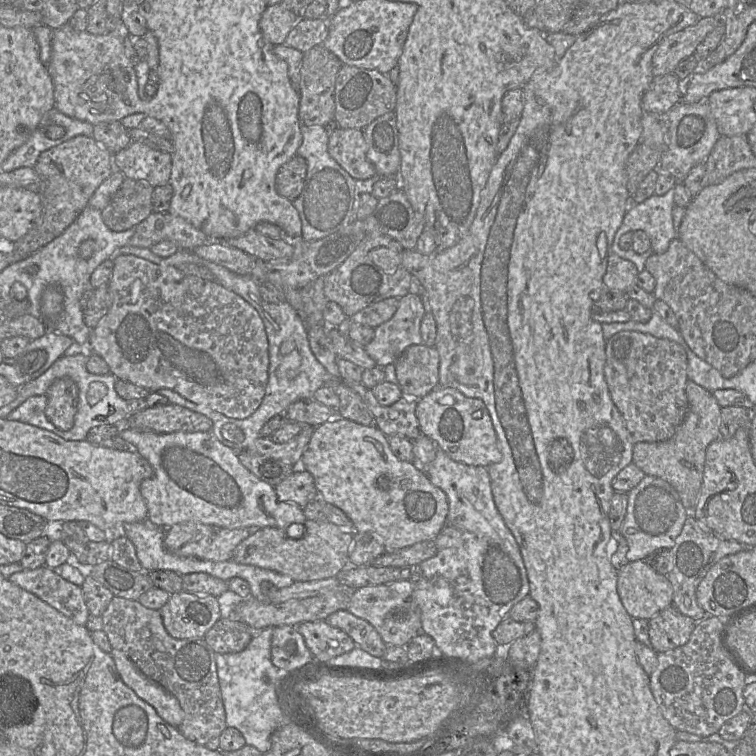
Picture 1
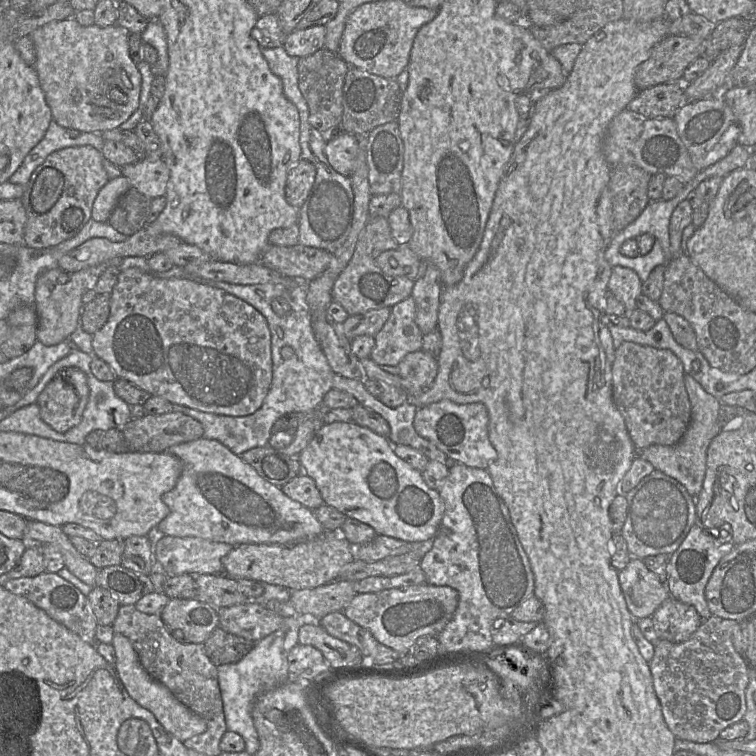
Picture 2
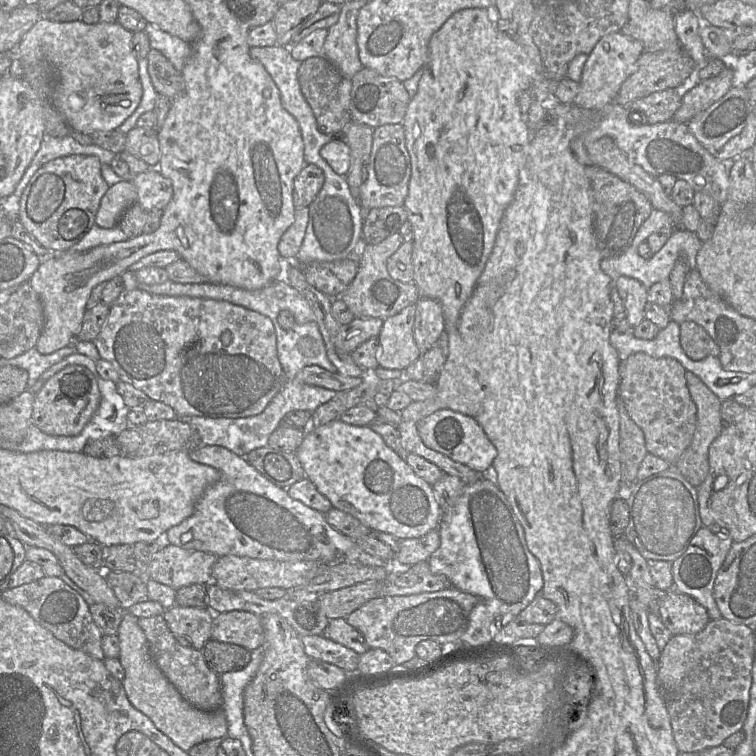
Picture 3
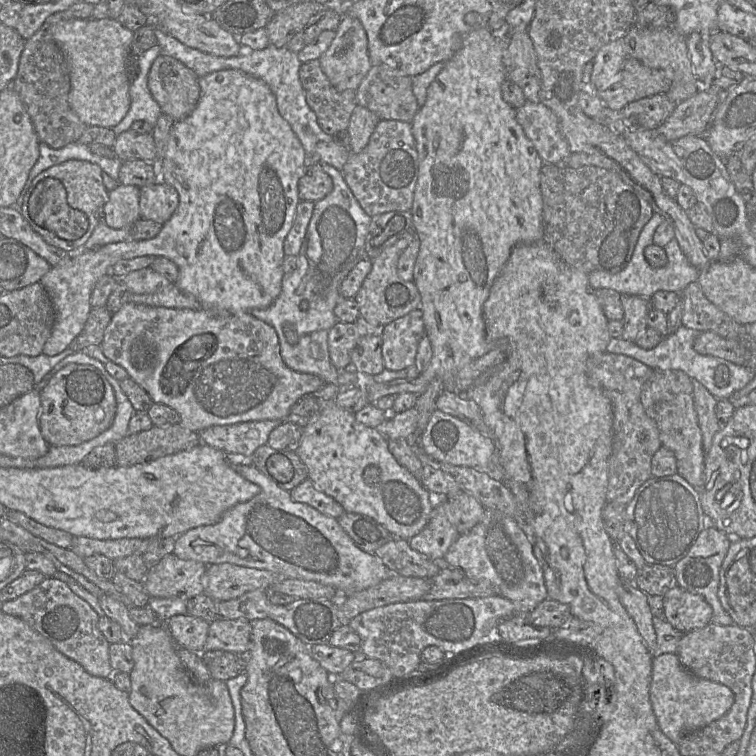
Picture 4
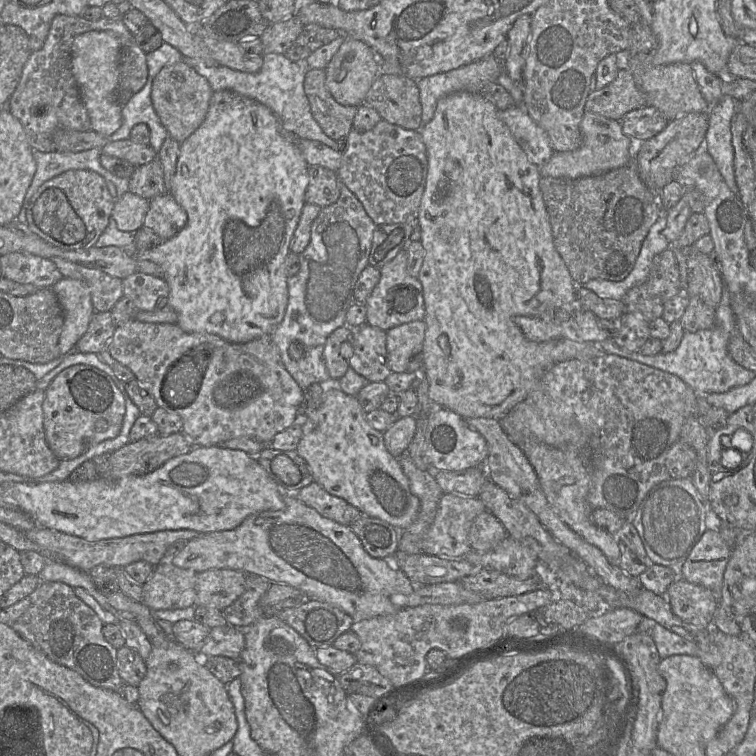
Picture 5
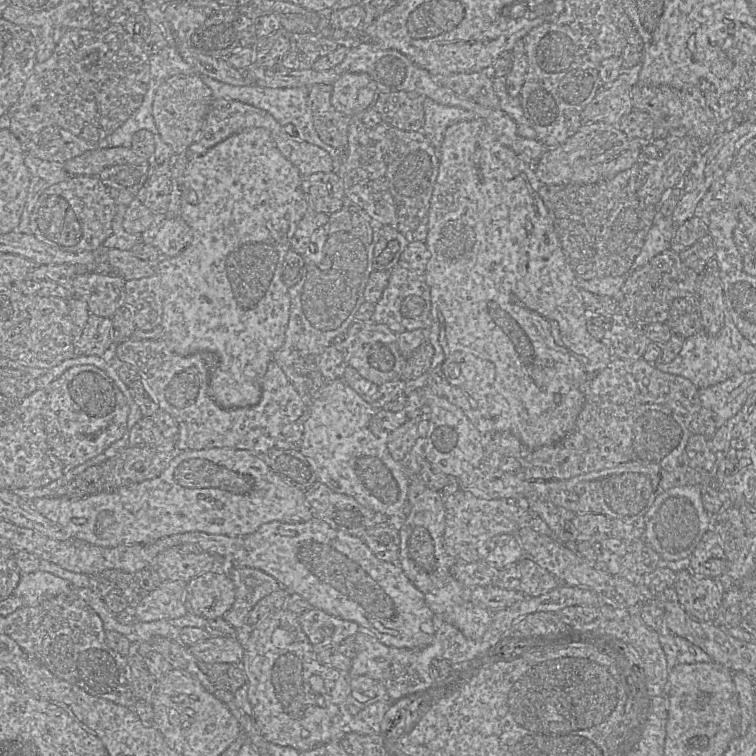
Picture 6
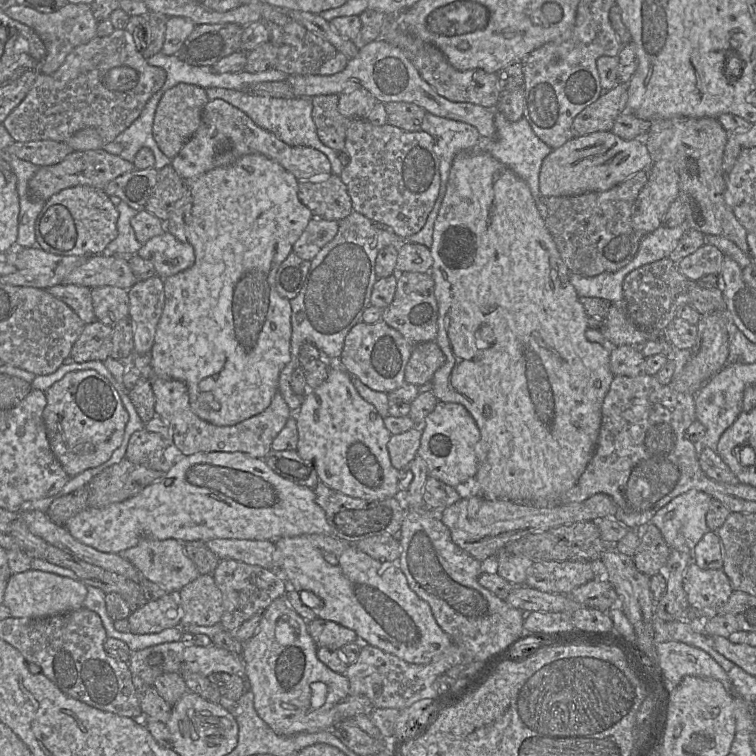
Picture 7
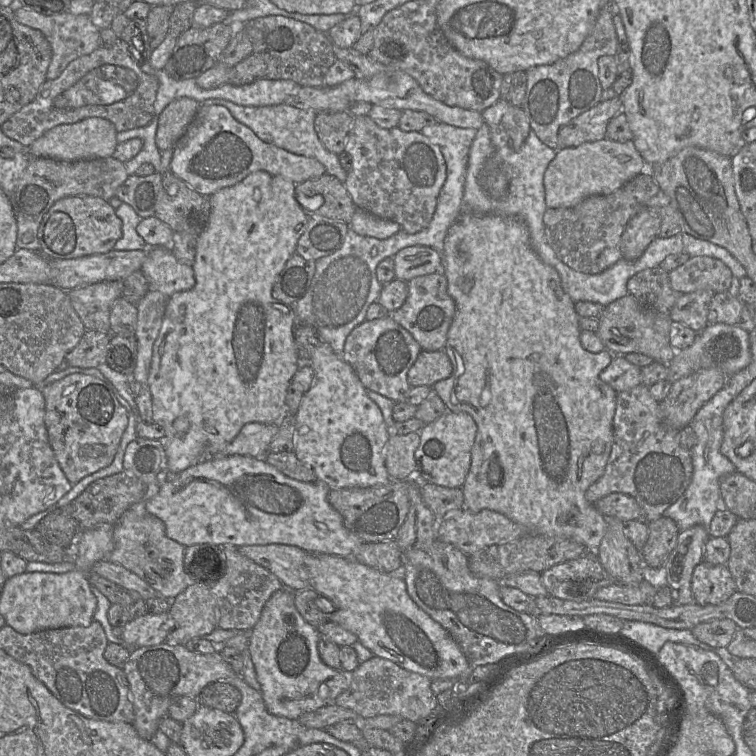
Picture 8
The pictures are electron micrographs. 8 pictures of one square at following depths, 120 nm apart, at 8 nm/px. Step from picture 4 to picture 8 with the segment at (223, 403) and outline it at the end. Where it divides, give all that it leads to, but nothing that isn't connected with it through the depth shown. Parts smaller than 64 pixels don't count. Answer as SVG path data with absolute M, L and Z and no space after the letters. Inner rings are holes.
M251 422L245 424L239 434L226 446L224 455L243 455L263 458L278 432L278 426Z

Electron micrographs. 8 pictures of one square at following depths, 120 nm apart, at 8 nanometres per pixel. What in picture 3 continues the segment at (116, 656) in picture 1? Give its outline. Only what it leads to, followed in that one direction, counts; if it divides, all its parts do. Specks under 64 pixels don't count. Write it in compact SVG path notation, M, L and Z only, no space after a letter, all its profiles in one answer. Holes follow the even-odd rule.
M125 611L117 636L120 643L118 659L125 671L122 685L127 698L137 710L151 719L158 730L185 752L203 741L227 736L227 720L222 708L214 712L194 708L165 677L150 655L147 638L138 625L137 617Z

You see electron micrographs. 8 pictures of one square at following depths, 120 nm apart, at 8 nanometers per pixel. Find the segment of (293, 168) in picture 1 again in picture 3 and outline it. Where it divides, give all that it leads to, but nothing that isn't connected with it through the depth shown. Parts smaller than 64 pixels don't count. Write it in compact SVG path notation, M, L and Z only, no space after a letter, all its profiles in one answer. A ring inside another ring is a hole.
M306 164L293 182L293 204L295 209L308 207L324 184L323 171L314 164Z

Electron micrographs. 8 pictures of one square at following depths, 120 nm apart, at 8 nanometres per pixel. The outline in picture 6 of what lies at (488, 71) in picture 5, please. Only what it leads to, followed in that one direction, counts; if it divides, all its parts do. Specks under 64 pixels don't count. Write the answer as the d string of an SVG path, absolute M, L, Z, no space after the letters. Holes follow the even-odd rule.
M428 97L423 101L423 108L425 123L422 131L434 147L437 157L445 131L449 126L457 122L469 121L477 118L473 112L459 107L442 105Z

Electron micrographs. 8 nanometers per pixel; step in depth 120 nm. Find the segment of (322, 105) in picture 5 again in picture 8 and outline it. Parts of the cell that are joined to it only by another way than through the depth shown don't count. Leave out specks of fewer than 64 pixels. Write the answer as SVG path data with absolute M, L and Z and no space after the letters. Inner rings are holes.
M318 112L314 127L323 146L337 155L345 152L353 119L349 112Z

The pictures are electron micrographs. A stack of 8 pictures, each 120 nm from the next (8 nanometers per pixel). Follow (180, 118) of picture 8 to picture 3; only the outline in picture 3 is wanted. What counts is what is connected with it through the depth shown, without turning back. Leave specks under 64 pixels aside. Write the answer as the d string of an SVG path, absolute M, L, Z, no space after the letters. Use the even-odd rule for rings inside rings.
M151 48L147 54L148 73L157 94L171 101L185 90L183 76L173 64L158 50Z

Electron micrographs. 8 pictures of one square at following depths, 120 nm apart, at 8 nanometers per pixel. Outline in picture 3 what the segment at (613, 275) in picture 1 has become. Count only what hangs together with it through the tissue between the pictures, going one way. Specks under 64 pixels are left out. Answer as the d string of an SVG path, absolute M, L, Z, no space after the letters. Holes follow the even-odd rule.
M620 276L615 282L626 309L626 319L632 328L639 325L645 319L645 306L648 302L647 288L638 280Z

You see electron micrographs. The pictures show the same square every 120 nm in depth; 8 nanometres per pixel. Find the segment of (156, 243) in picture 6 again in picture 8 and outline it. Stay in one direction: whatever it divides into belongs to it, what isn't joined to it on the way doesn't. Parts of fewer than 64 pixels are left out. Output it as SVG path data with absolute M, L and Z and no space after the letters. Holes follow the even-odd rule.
M150 247L141 271L149 282L149 290L159 291L167 298L176 292L190 290L195 285L193 268L178 261L170 247Z

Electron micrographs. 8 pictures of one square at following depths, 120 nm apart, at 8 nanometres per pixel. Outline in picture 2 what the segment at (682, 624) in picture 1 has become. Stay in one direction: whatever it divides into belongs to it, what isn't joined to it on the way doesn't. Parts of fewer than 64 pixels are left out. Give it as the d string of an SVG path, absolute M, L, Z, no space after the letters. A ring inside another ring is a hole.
M673 597L655 611L652 620L659 639L672 643L687 641L703 621L694 606Z

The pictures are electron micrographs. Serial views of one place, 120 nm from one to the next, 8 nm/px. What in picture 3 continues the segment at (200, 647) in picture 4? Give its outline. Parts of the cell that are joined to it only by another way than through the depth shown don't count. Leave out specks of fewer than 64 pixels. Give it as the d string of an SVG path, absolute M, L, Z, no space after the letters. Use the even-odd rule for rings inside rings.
M174 605L165 610L163 618L178 641L202 650L211 639L214 613L206 607Z

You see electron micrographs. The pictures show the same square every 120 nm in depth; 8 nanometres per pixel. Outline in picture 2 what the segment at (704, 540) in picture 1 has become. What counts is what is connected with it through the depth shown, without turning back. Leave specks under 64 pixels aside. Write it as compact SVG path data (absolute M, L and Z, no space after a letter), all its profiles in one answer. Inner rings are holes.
M697 524L693 525L681 545L670 557L667 581L670 596L694 606L703 620L710 618L712 613L705 597L705 587L720 560L730 553L734 547L733 542L720 542L714 536L708 534L705 528Z

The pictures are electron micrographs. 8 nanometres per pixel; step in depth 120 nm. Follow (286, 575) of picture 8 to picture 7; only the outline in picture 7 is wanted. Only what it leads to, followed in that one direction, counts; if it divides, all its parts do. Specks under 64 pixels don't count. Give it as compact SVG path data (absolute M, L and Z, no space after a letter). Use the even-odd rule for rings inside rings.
M211 539L206 546L219 559L232 559L268 570L276 570L275 543L269 540Z

